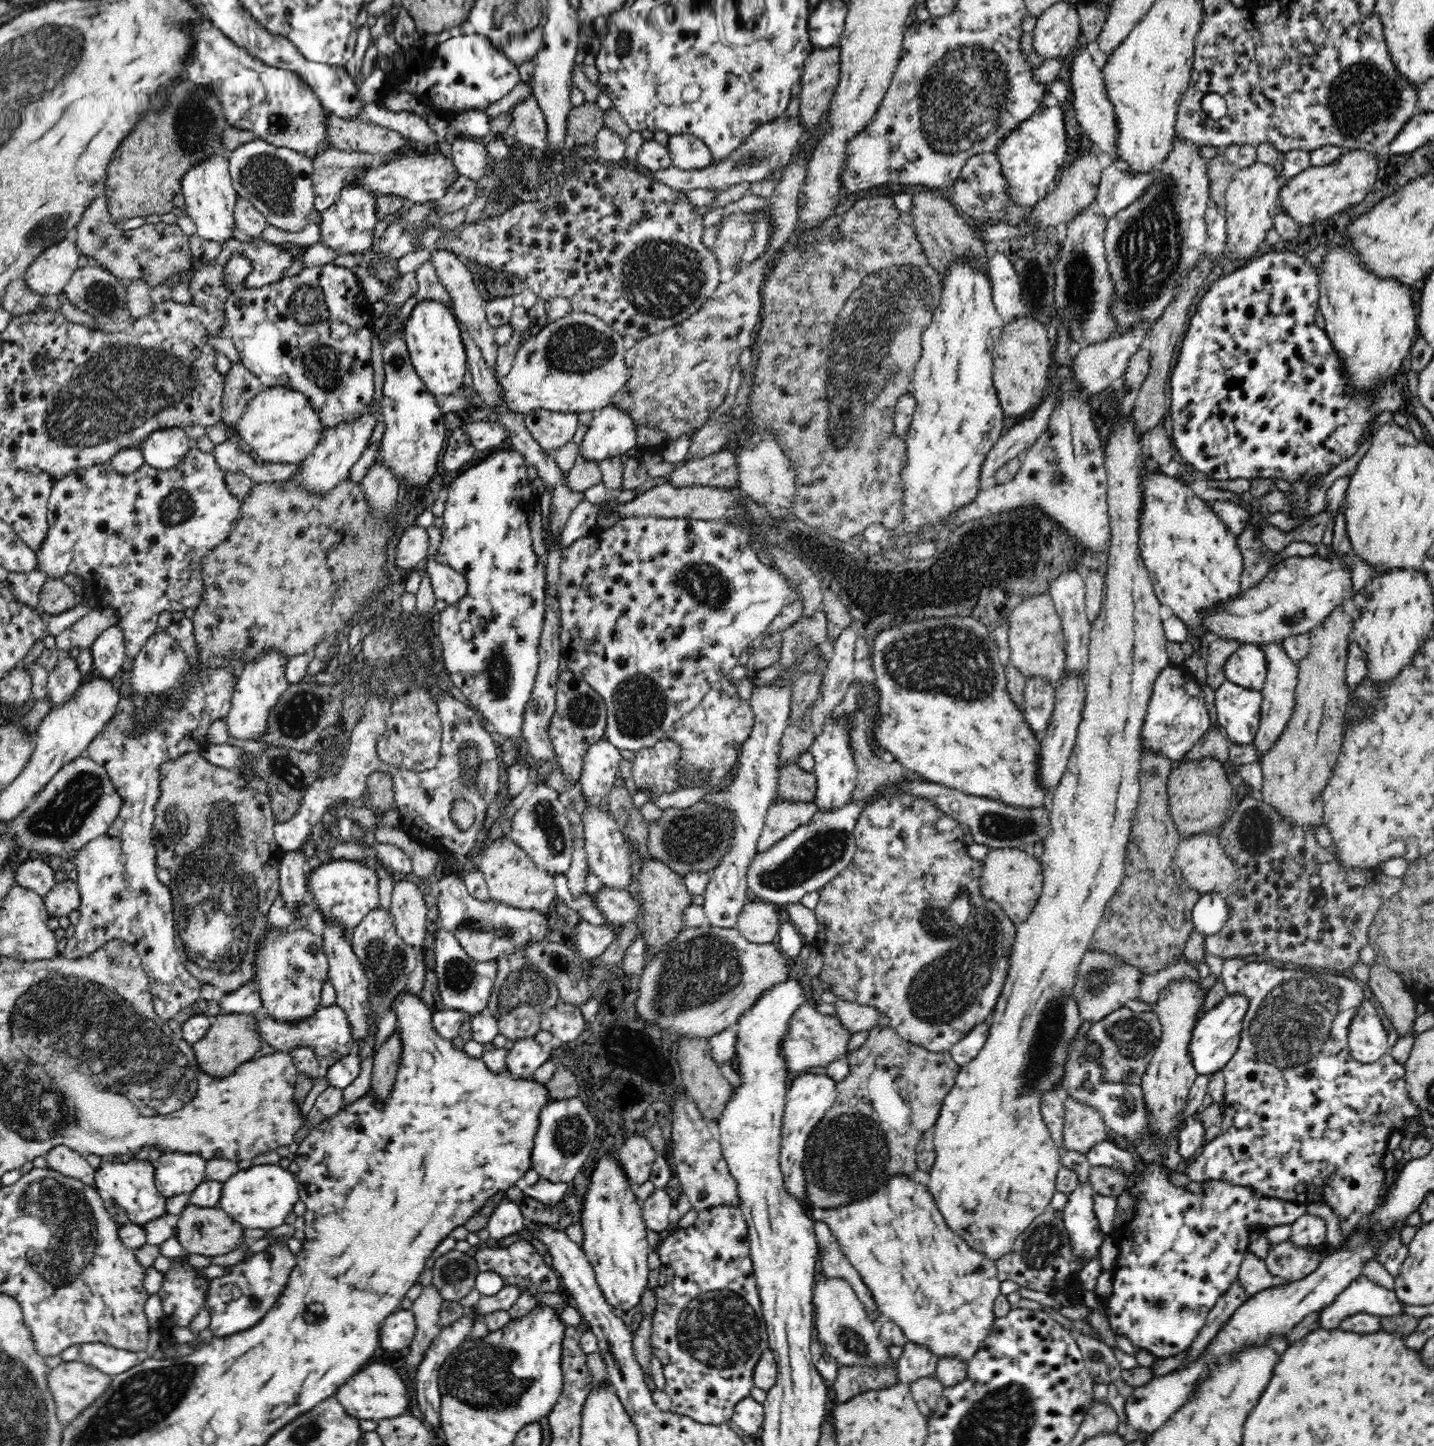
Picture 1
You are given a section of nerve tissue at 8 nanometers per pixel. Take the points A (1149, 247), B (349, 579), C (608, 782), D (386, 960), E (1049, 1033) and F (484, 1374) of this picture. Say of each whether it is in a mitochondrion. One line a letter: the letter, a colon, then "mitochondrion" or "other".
A: mitochondrion
B: mitochondrion
C: other
D: mitochondrion
E: mitochondrion
F: mitochondrion

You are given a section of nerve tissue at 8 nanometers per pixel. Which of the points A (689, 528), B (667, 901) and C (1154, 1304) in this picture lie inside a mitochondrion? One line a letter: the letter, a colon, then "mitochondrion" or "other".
A: other
B: other
C: mitochondrion

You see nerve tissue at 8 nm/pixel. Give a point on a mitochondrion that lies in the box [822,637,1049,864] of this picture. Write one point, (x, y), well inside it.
(997, 826)

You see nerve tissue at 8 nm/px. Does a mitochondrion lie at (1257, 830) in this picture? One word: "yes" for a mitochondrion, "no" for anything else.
yes

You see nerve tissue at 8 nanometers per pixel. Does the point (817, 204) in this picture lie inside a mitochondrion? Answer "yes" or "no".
no

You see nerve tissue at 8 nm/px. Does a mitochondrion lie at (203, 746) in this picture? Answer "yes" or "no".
no

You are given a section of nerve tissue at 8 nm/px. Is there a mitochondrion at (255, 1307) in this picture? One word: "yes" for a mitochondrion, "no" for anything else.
yes

